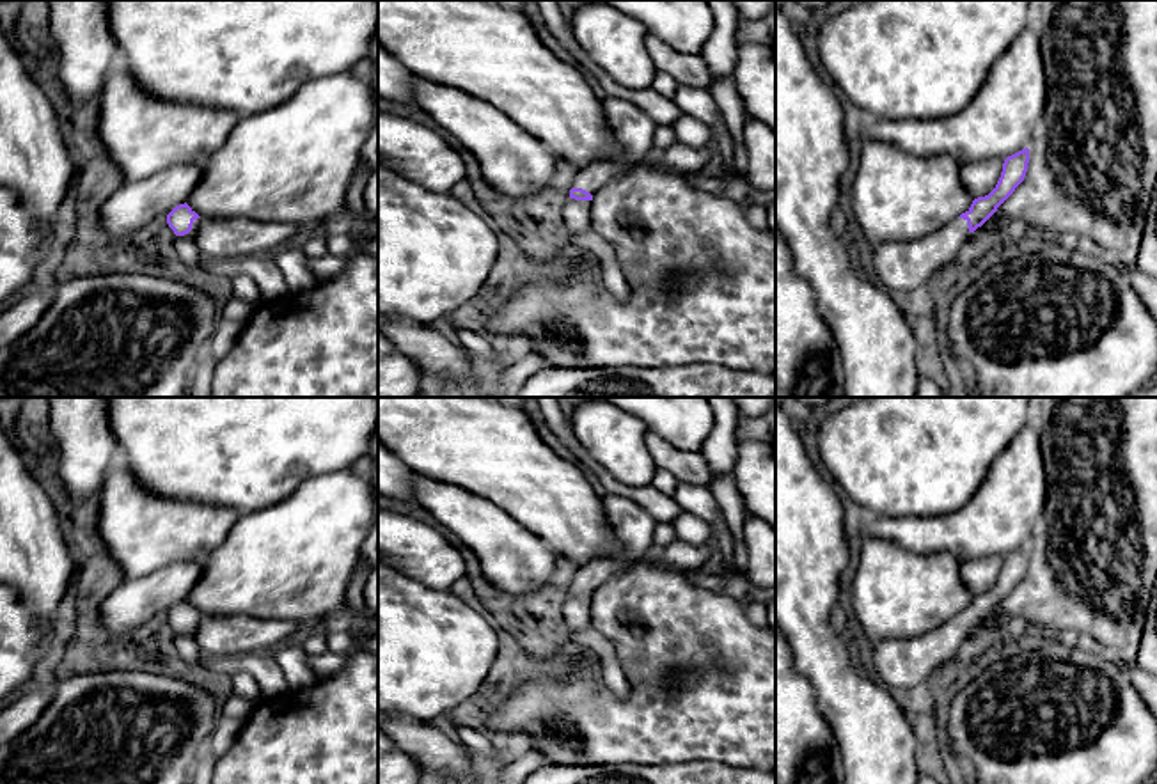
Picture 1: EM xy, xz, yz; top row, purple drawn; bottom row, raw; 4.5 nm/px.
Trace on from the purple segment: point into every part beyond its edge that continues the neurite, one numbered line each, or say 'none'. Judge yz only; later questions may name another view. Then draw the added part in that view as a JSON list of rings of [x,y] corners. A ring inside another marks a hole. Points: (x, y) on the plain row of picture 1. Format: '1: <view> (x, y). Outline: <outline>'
1: yz (978, 575). Outline: [[[990,555],[983,559],[972,559],[960,564],[960,576],[964,585],[974,594],[988,592],[1003,569],[1004,557]]]

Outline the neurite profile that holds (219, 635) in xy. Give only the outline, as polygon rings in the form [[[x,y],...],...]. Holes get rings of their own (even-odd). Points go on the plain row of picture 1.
[[[202,615],[195,640],[206,660],[273,653],[287,639],[318,623],[287,623],[250,615]]]

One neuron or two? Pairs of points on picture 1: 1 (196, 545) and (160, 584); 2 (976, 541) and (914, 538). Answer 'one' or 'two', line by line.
1: two
2: one

